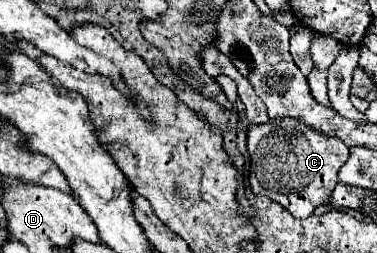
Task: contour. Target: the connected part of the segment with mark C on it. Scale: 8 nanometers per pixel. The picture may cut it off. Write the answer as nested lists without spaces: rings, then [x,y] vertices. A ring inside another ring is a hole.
[[[283,119],[283,121],[267,121],[263,125],[251,125],[247,133],[247,149],[251,155],[249,165],[249,183],[253,193],[261,193],[277,203],[281,203],[293,217],[309,217],[315,207],[329,203],[331,191],[337,185],[337,171],[349,159],[349,149],[337,137],[329,137],[323,133],[313,131],[311,127],[299,123],[297,119]]]

